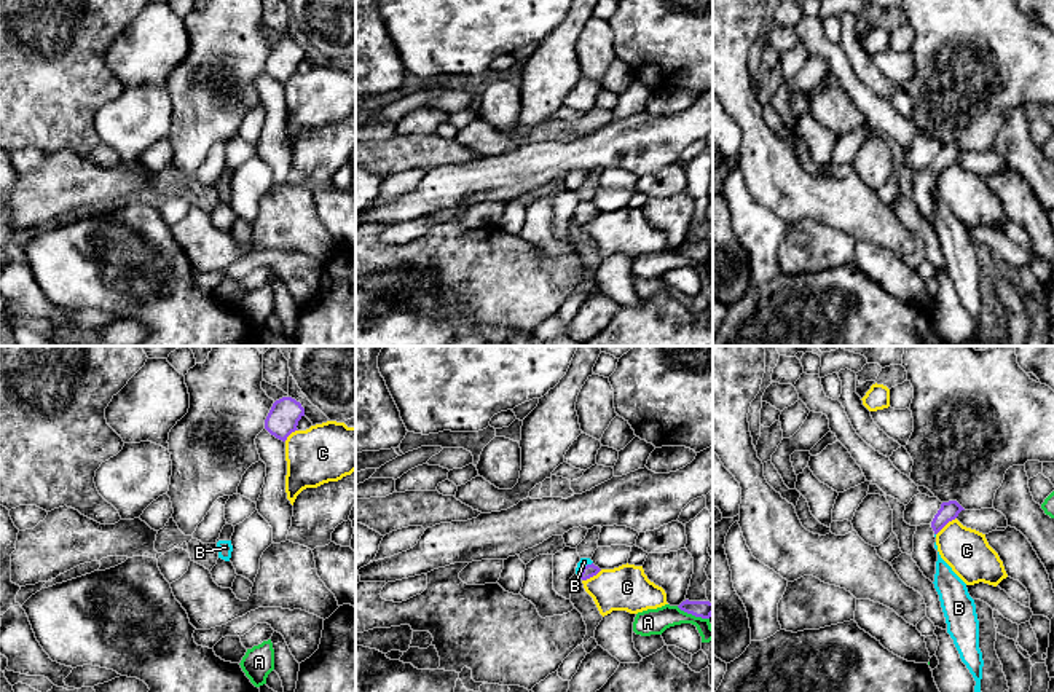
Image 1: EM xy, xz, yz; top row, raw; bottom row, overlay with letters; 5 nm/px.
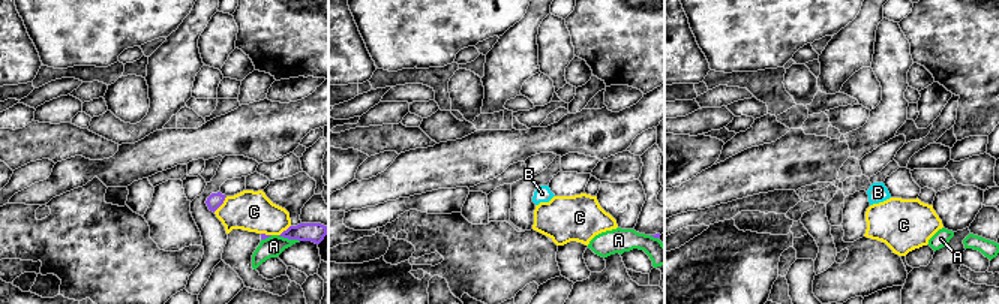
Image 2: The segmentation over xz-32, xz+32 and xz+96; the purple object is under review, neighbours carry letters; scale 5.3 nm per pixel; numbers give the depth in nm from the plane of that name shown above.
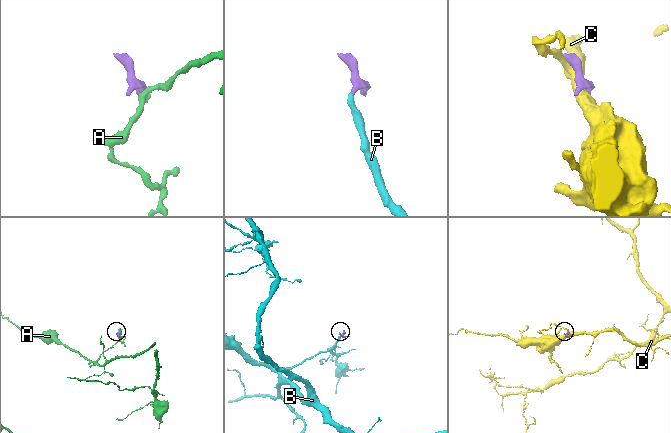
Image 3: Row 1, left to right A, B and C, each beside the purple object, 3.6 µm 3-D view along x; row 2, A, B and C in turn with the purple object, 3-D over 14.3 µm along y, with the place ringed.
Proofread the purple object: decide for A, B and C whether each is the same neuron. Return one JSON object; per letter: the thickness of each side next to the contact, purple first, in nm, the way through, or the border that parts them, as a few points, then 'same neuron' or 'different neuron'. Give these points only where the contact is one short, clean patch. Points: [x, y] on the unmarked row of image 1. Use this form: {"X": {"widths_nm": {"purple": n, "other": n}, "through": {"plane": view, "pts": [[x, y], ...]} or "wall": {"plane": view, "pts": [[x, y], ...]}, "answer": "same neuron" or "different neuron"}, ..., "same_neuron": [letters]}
{"A": {"widths_nm": {"purple": 90, "other": 130}, "wall": {"plane": "xz", "pts": [[676, 249], [708, 262]]}, "answer": "different neuron"}, "B": {"widths_nm": {"purple": 70, "other": 50}, "through": {"plane": "xz", "pts": [[589, 214], [584, 209], [584, 204]]}, "answer": "same neuron"}, "C": {"widths_nm": {"purple": 100, "other": 220}, "answer": "different neuron"}, "same_neuron": ["B"]}

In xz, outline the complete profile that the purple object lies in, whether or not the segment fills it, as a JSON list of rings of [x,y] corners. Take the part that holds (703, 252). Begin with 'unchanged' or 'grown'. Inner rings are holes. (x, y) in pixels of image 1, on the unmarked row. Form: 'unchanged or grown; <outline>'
unchanged; [[[682,244],[678,249],[681,254],[692,257],[695,260],[710,261],[713,258],[713,246],[710,244]]]

